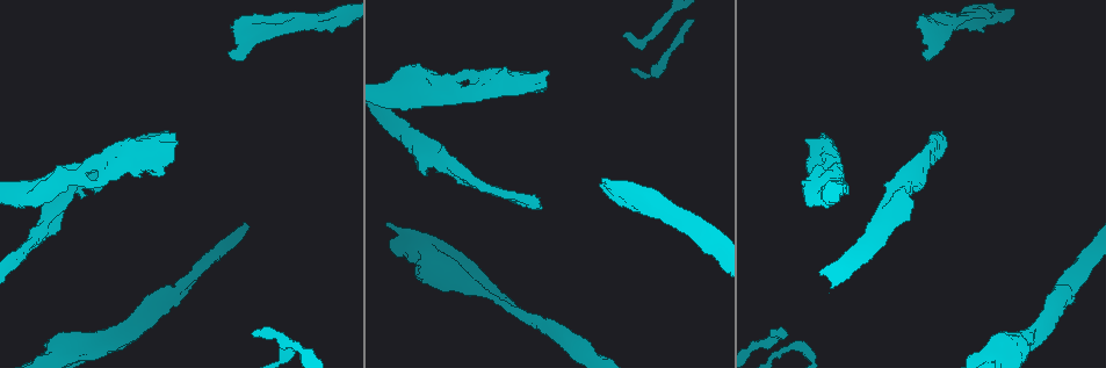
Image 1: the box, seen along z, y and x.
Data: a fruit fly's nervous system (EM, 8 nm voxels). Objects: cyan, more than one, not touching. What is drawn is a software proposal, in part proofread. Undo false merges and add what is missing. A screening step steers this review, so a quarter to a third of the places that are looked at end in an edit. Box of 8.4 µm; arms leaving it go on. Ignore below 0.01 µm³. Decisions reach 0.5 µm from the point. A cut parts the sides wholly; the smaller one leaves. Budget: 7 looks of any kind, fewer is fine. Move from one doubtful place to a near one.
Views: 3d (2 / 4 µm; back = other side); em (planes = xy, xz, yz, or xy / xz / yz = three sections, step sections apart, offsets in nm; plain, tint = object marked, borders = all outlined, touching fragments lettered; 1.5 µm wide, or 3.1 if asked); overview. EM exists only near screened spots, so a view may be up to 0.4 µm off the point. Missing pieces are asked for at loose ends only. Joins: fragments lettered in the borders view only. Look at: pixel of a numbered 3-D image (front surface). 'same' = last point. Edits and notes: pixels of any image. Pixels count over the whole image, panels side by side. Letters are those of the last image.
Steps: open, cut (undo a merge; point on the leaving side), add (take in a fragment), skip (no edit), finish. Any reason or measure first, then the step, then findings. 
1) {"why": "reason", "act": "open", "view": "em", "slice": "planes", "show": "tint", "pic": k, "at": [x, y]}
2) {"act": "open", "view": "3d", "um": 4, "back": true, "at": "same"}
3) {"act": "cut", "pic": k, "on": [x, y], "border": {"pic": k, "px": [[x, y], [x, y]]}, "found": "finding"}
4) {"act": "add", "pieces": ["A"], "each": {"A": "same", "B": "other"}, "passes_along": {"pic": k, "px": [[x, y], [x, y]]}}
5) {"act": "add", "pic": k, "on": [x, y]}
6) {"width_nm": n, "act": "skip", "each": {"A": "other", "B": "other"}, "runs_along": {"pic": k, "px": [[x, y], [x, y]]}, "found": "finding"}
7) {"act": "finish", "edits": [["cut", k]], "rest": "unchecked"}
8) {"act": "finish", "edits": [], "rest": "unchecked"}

{"why": "touches itself", "act": "open", "view": "em", "slice": "xy", "step": 8, "show": "tint", "pic": 1, "at": [927, 152]}

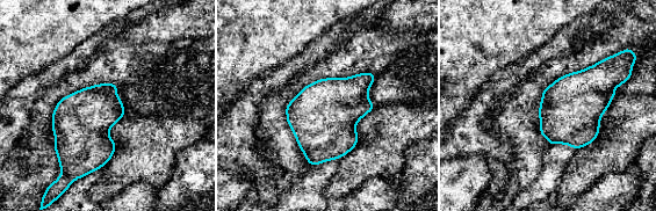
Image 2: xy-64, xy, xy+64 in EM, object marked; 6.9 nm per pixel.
{"why": "another direction", "act": "open", "view": "em", "slice": "planes", "show": "borders", "at": "same"}

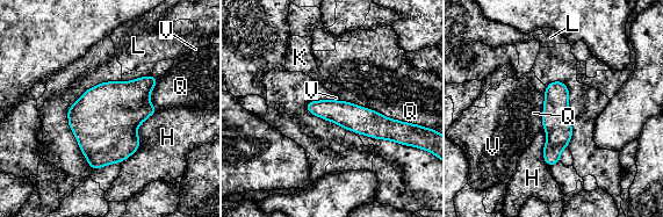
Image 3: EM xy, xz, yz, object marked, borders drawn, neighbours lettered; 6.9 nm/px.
{"act": "skip", "each": {"H": "other", "K": "other", "L": "other", "Q": "other", "V": "other"}, "border": {"pic": 3, "px": [[340, 100], [410, 124]]}, "found": "continuous, no second neuron"}

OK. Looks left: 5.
{"why": "thick end", "act": "open", "view": "em", "slice": "planes", "show": "borders", "pic": 1, "at": [546, 71]}

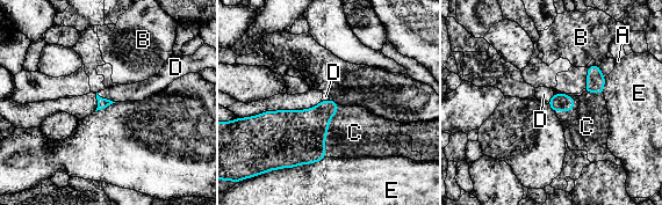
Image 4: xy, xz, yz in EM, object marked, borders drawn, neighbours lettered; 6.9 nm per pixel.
{"act": "add", "pieces": ["C"], "each": {"A": "other", "B": "other", "C": "same", "D": "other", "E": "other"}, "found": "it goes on there"}

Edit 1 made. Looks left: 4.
{"why": "branch stops here", "act": "open", "view": "em", "slice": "xy", "step": 4, "show": "borders", "pic": 1, "at": [774, 335]}

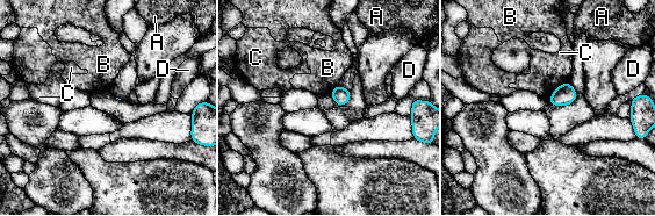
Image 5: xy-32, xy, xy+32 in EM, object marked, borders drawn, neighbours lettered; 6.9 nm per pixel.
{"why": "cut it another way", "act": "open", "view": "em", "slice": "planes", "show": "borders", "at": "same"}

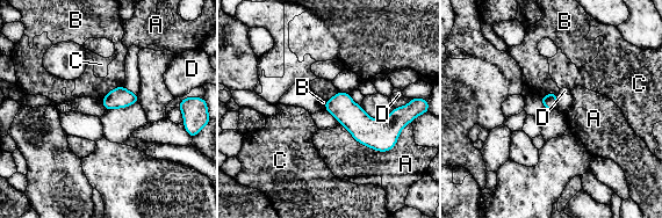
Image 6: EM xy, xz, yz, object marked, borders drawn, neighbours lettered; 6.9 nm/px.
{"width_nm": 100, "act": "skip", "each": {"A": "other", "B": "other", "C": "other", "D": "other"}, "border": {"pic": 6, "px": [[122, 85], [113, 88], [101, 101]]}, "found": "none of them fits"}

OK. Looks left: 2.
{"act": "finish", "edits": [["add", 4]], "rest": "unchecked"}

